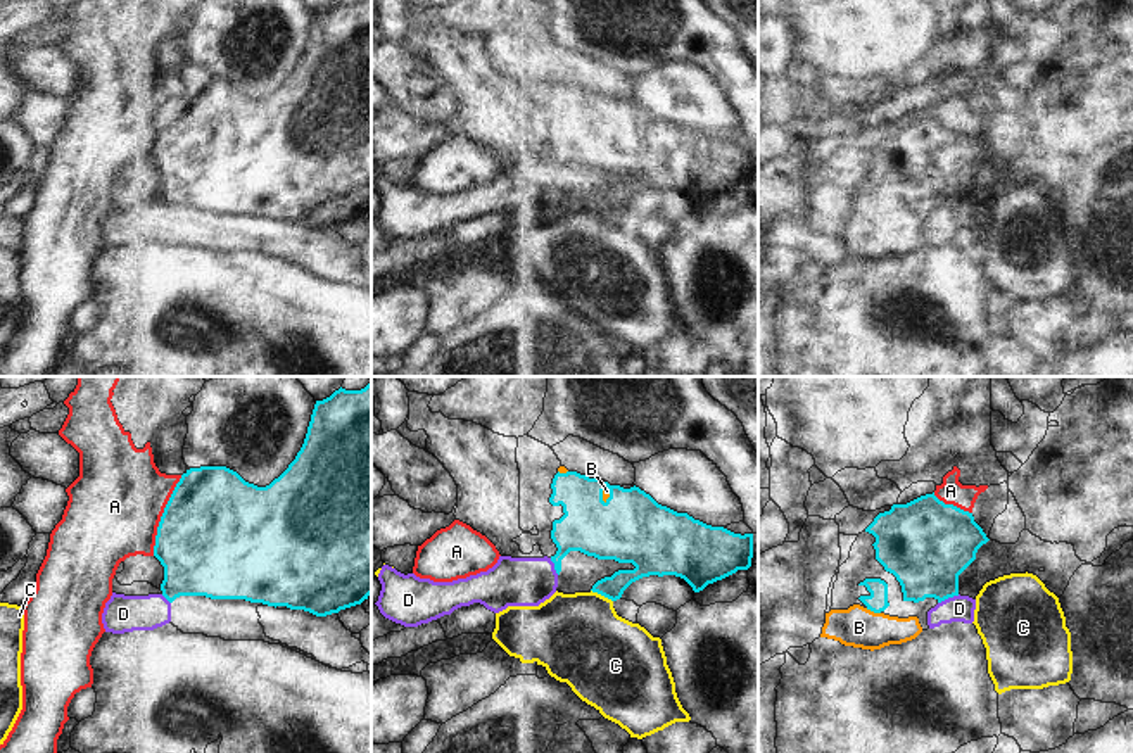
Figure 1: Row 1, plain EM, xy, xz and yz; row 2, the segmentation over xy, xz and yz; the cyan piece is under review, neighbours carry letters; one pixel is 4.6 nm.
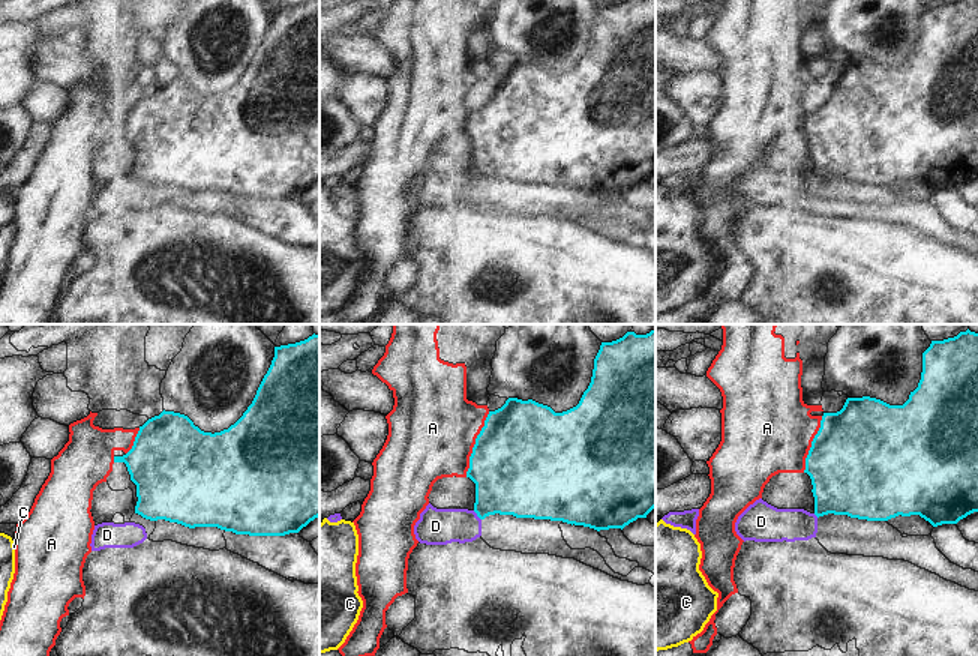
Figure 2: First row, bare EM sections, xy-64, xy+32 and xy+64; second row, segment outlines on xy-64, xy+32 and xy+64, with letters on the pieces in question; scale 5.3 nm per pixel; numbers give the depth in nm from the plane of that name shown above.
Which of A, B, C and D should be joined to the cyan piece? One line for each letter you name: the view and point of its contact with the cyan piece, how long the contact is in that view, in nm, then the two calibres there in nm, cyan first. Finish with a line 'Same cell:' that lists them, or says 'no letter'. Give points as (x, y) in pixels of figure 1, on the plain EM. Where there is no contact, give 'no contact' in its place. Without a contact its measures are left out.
B: contact yz (873, 223); length 80 nm; calibres 100 and 190 nm
Same cell: B

